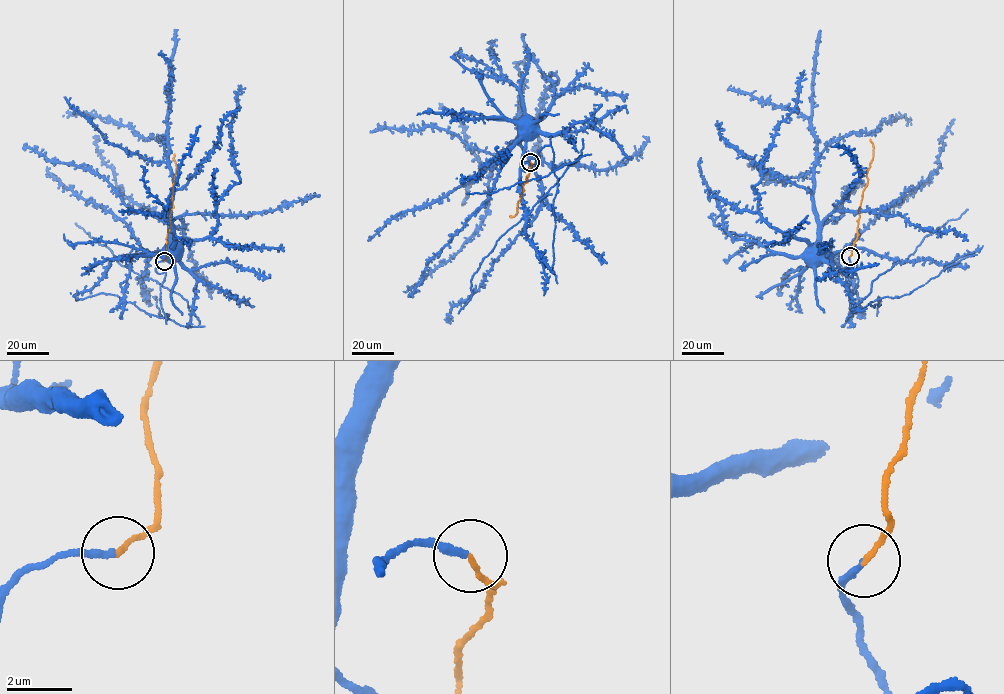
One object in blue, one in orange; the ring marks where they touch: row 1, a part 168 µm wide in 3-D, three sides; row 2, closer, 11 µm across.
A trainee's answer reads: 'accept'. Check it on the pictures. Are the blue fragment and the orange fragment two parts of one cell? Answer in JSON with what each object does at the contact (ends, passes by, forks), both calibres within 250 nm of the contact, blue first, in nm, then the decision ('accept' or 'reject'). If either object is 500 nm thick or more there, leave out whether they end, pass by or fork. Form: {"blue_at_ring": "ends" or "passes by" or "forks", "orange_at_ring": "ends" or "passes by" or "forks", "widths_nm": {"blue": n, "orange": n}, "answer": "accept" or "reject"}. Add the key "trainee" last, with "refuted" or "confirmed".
{"blue_at_ring": "ends", "orange_at_ring": "ends", "widths_nm": {"blue": 200, "orange": 160}, "answer": "accept", "trainee": "confirmed"}

